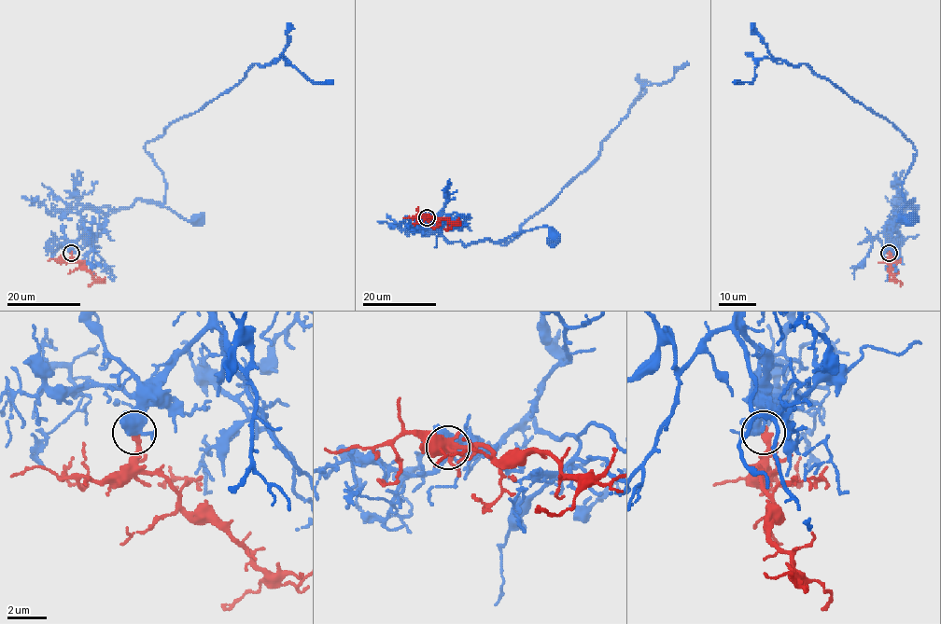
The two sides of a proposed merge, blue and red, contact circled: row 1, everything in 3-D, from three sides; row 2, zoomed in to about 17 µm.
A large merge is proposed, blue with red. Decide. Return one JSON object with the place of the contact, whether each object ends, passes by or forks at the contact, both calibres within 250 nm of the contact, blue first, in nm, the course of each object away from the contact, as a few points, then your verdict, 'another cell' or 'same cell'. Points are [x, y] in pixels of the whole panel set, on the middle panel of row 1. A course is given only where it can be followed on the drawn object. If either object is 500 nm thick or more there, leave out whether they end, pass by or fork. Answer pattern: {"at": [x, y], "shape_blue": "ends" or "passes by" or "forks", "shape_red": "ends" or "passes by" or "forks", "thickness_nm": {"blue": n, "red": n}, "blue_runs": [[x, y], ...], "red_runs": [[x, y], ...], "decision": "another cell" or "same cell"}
{"at": [427, 217], "shape_blue": "forks", "shape_red": "ends", "thickness_nm": {"blue": 400, "red": 320}, "blue_runs": [[427, 216], [441, 213], [437, 226], [442, 235], [466, 244], [500, 242], [541, 227], [555, 238]], "red_runs": [[427, 217], [445, 218], [452, 224], [449, 229], [443, 228]], "decision": "same cell"}

